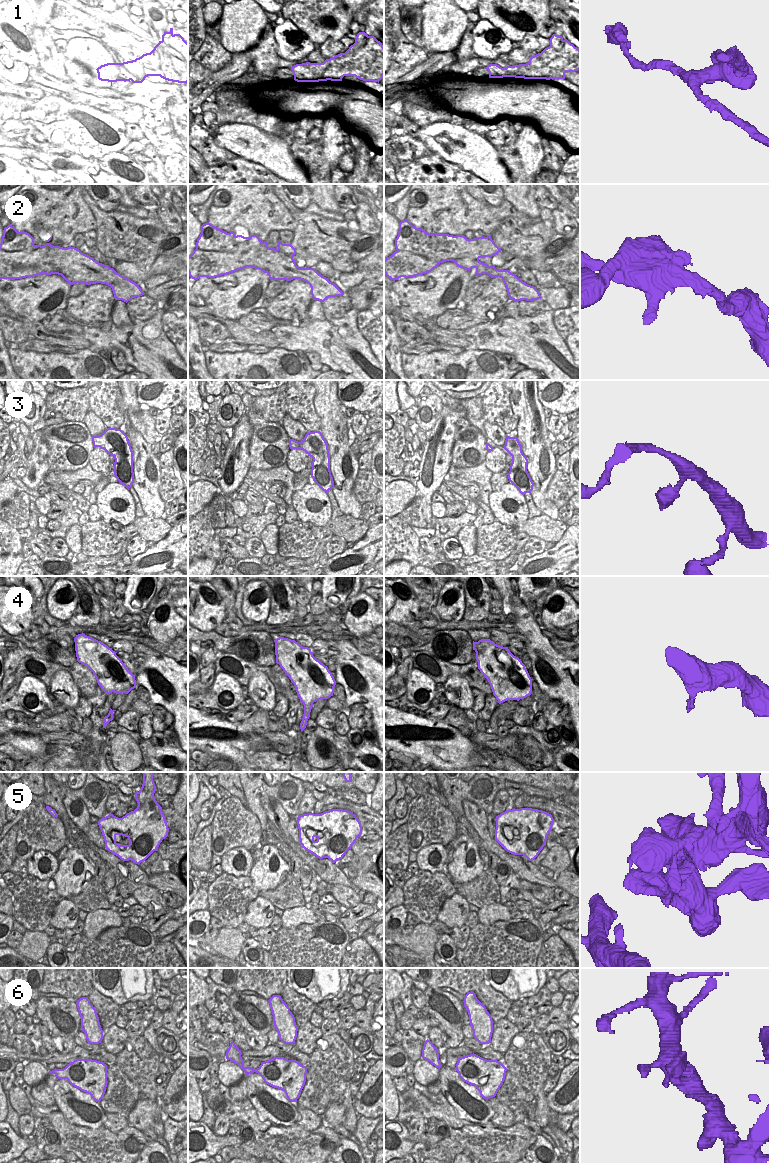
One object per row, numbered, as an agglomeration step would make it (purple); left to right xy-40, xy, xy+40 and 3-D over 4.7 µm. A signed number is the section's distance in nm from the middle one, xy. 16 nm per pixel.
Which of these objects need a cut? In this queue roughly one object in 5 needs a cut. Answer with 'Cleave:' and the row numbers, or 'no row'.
Cleave: 1, 2

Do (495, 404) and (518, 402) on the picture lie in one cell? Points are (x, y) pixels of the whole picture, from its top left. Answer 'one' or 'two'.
two

